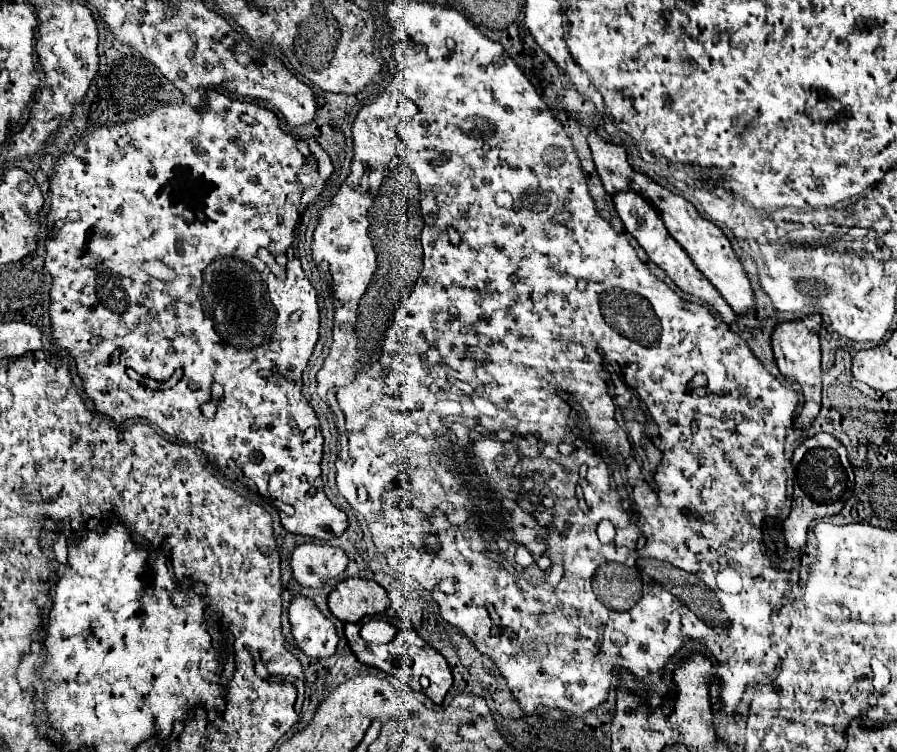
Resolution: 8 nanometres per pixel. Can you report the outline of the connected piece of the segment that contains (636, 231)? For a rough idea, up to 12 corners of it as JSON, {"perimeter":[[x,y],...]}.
{"perimeter":[[632,191],[614,197],[626,231],[688,295],[724,323],[736,319],[716,287]]}

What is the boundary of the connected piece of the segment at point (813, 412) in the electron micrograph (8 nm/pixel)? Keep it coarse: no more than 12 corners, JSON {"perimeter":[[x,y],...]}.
{"perimeter":[[820,315],[778,323],[772,351],[804,393],[798,425],[820,411]]}

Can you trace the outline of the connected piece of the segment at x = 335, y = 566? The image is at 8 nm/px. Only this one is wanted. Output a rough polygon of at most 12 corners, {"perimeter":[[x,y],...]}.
{"perimeter":[[304,543],[292,553],[302,587],[322,587],[340,575],[340,547]]}

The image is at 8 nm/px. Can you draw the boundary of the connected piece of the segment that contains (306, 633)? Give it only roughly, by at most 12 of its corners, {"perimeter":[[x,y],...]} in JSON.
{"perimeter":[[310,599],[288,613],[296,645],[308,657],[336,653],[336,627]]}

